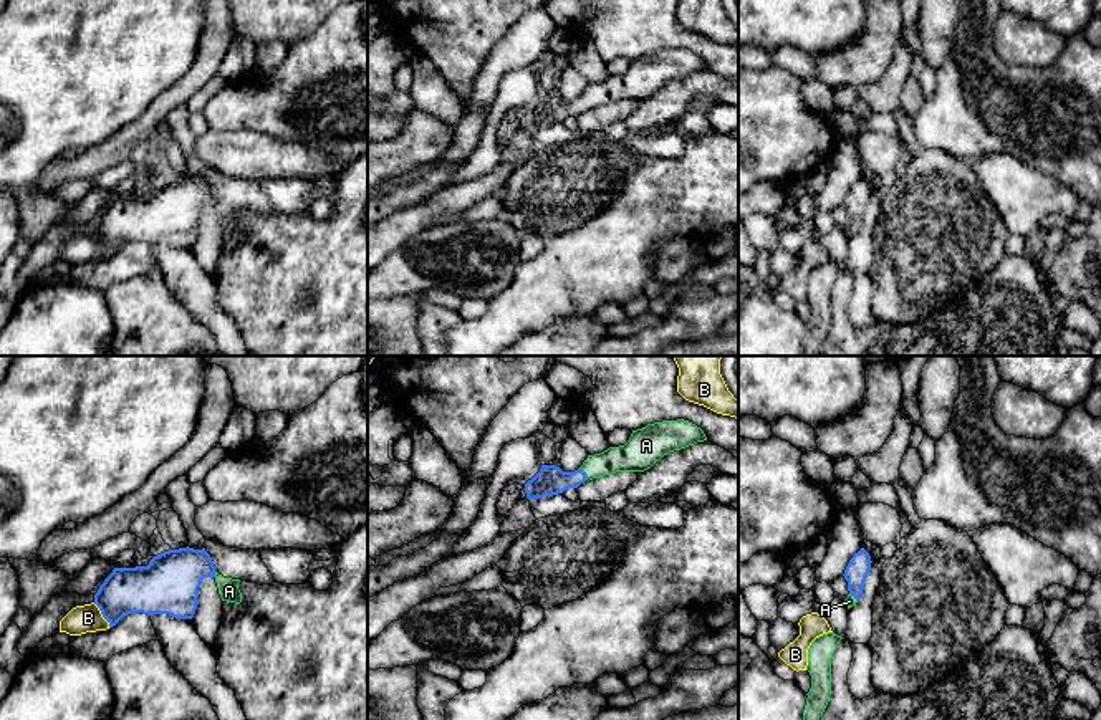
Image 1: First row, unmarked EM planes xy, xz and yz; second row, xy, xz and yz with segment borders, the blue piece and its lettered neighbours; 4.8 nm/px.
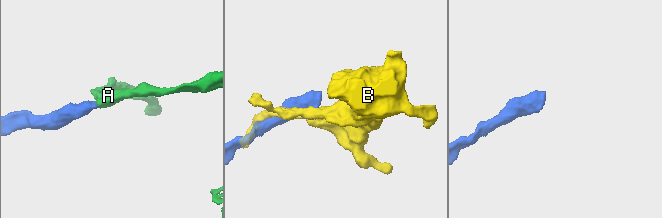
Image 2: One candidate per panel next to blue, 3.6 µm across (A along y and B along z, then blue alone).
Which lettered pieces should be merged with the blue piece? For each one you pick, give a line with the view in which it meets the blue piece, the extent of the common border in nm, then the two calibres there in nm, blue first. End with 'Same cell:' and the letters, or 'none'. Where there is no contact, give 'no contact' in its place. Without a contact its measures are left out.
A: meets blue in xz; contact 70 nm long; 140 nm thick on the blue side, 150 nm on the other
Same cell: A

